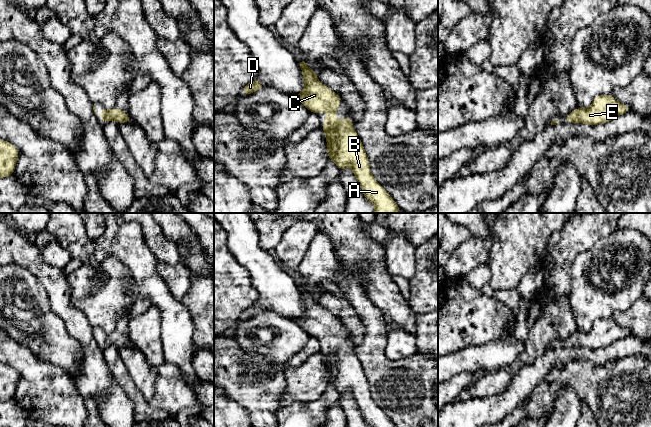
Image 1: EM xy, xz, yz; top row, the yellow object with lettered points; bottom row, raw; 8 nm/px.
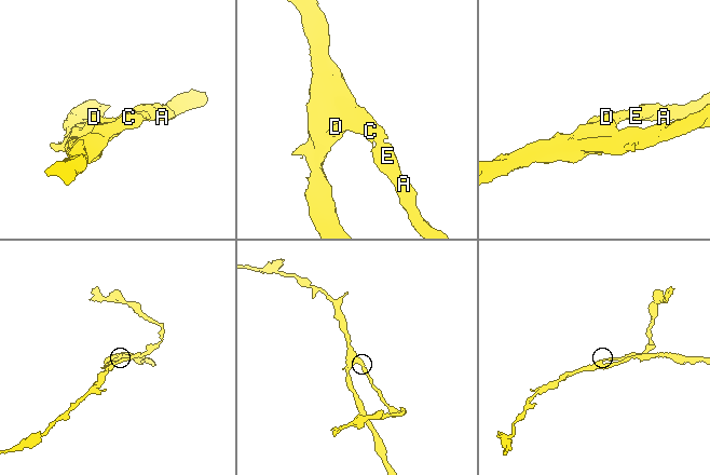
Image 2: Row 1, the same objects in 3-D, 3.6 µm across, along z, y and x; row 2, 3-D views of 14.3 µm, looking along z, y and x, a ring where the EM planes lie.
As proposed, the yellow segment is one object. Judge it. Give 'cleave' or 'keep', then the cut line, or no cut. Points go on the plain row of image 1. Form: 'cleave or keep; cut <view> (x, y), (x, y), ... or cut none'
keep; cut none

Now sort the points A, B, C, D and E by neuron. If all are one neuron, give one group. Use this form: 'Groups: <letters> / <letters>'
Groups: A B C D E

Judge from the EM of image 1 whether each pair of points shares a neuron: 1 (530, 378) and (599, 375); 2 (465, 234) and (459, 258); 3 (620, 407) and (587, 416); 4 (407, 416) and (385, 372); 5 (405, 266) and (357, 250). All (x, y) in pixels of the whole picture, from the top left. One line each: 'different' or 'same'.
1: different
2: different
3: different
4: same
5: different

